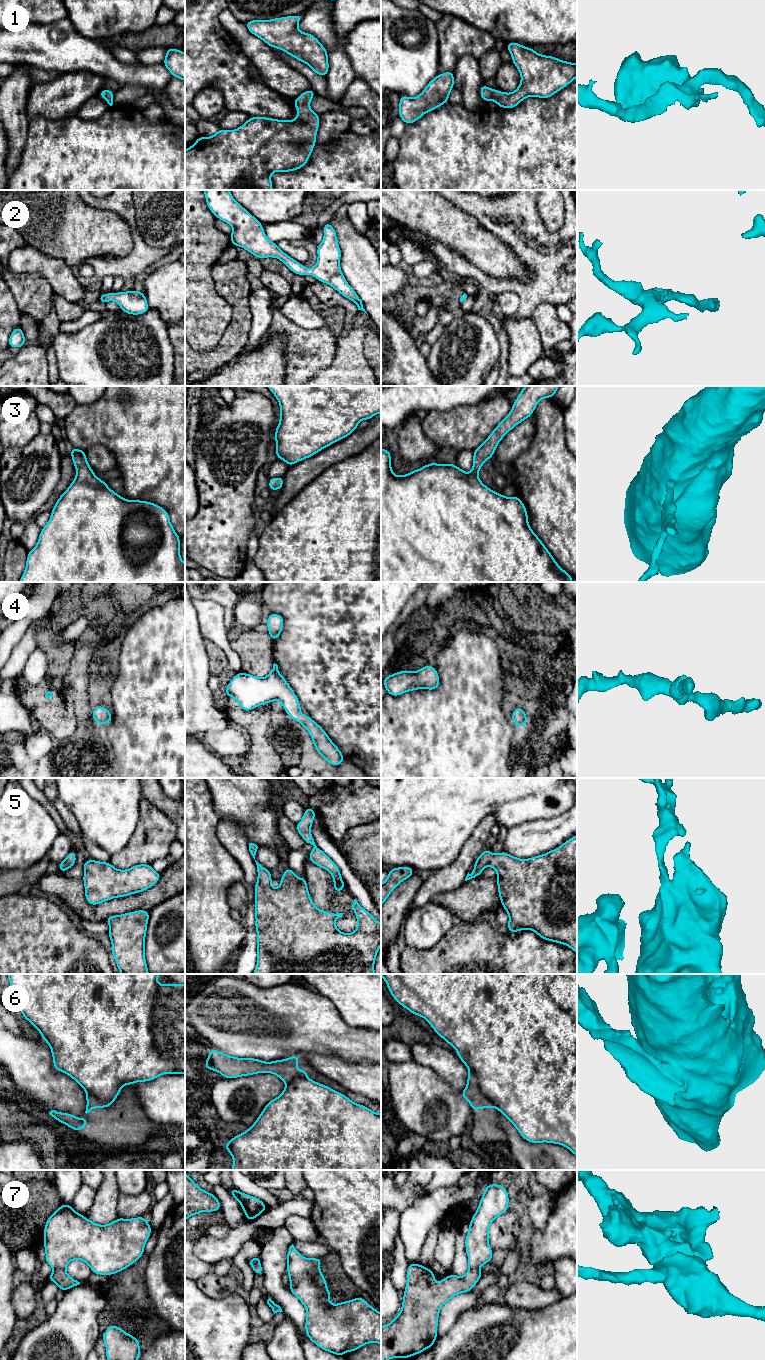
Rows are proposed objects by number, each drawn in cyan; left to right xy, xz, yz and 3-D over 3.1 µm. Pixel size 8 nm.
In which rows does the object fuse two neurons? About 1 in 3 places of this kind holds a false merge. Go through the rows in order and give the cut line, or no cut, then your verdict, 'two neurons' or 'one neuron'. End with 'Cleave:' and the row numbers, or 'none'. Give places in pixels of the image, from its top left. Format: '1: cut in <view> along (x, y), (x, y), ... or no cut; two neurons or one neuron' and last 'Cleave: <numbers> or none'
1: no cut; one neuron
2: no cut; one neuron
3: no cut; one neuron
4: no cut; one neuron
5: no cut; one neuron
6: cut in yz along (469, 1070), (474, 1074), (481, 1092), (495, 1106); two neurons
7: cut in xy along (64, 1268), (56, 1268), (54, 1270); two neurons
Cleave: 6, 7

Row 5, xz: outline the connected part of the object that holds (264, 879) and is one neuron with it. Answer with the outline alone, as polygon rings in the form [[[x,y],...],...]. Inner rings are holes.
[[[249,843],[249,851],[255,860],[255,855],[257,852],[258,846],[254,843]],[[256,860],[257,865],[257,882],[254,886],[255,888],[255,929],[257,932],[257,965],[254,969],[253,974],[375,974],[374,963],[376,960],[377,953],[381,946],[381,922],[378,923],[376,919],[364,908],[362,908],[356,899],[352,904],[352,910],[357,917],[357,928],[354,932],[347,934],[345,932],[340,932],[336,927],[336,919],[343,916],[343,913],[328,913],[324,910],[319,910],[313,903],[307,886],[306,877],[298,878],[293,870],[287,867],[282,875],[280,880],[279,888],[272,888],[270,886],[272,882],[272,876],[270,871],[259,864]]]

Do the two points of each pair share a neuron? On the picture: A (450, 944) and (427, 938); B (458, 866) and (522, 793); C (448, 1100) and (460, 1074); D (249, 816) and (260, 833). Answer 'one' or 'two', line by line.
A: two
B: two
C: two
D: one

